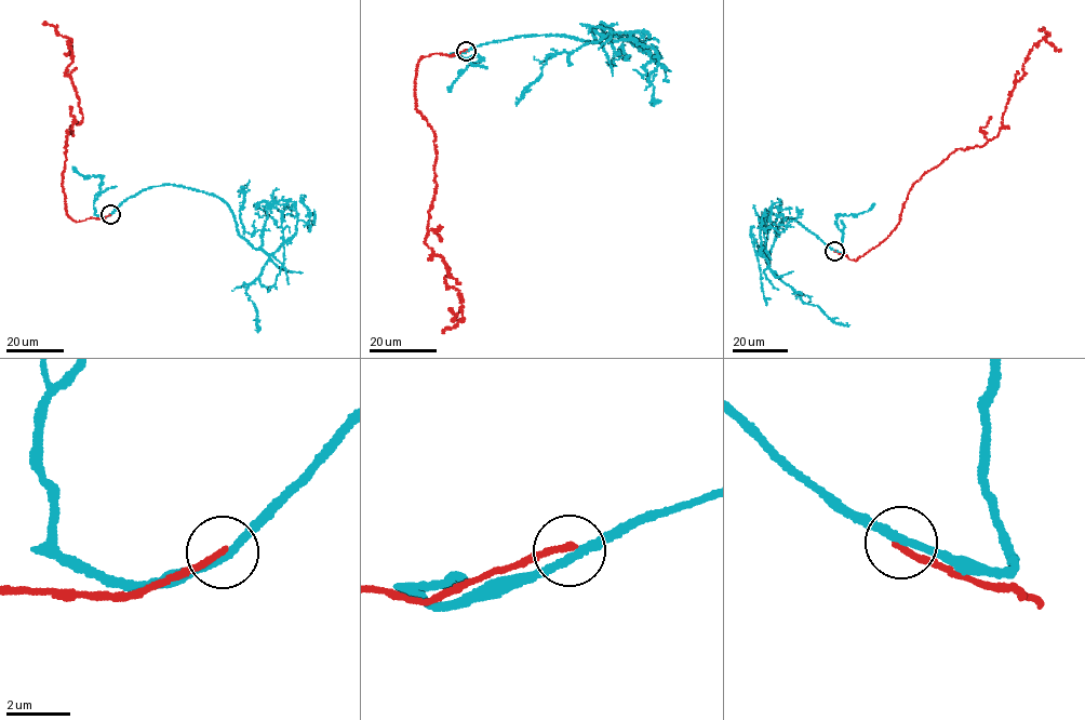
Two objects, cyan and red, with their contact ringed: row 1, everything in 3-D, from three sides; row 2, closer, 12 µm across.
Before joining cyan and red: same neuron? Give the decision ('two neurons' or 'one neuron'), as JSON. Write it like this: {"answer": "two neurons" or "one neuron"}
{"answer": "two neurons"}

